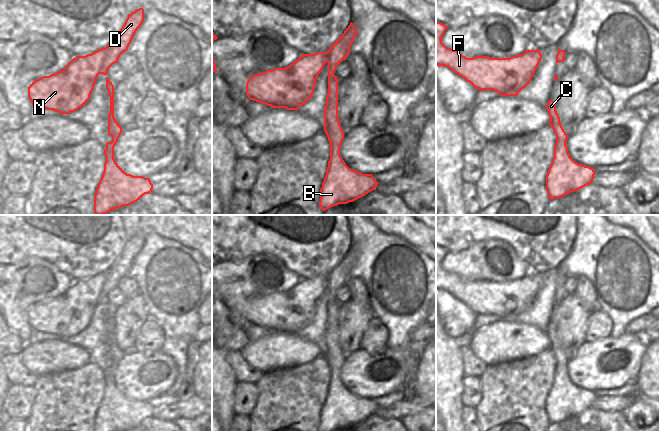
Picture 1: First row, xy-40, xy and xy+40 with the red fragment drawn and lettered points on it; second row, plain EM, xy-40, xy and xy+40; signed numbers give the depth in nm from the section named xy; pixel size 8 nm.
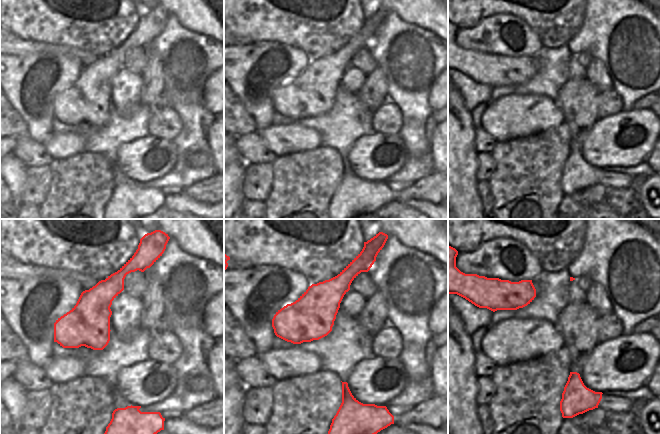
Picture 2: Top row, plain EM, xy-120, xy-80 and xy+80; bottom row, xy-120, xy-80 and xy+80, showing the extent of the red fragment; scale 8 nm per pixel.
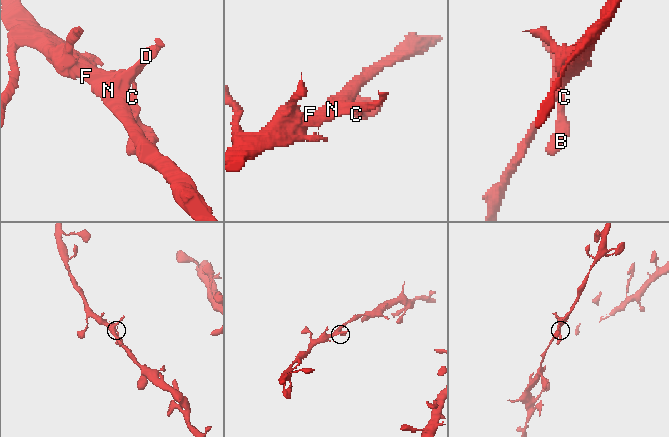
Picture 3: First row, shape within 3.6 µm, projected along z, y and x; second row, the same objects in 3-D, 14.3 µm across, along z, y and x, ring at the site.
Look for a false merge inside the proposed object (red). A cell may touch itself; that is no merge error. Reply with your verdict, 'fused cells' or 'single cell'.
fused cells

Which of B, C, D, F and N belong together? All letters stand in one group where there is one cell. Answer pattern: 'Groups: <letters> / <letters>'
Groups: B C / D F N.

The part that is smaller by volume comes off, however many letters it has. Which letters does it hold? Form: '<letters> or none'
B, C

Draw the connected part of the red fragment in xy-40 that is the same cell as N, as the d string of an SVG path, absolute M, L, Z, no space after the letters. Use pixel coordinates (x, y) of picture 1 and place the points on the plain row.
M139 232L128 238L116 261L105 272L85 280L76 280L63 294L49 300L43 300L32 306L28 311L28 321L32 330L39 330L60 338L69 338L84 330L90 323L98 299L103 298L106 300L108 293L118 286L120 279L128 274L136 255L143 245L144 233Z

